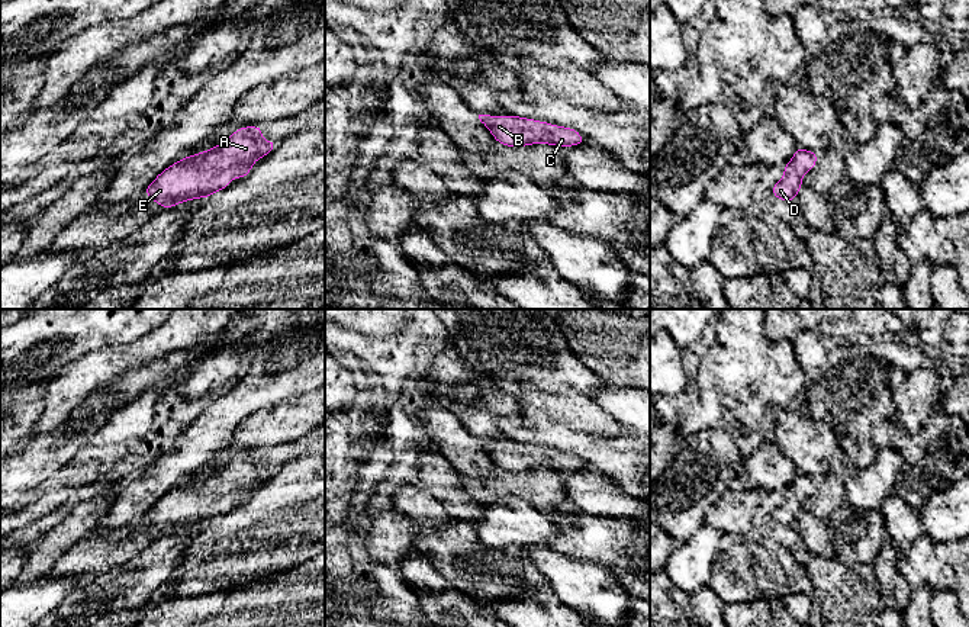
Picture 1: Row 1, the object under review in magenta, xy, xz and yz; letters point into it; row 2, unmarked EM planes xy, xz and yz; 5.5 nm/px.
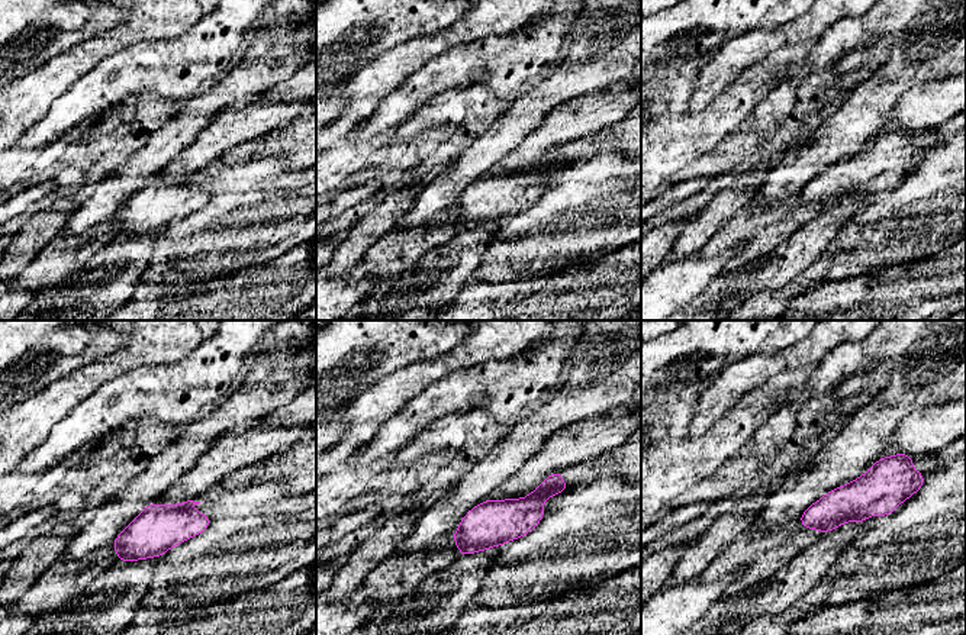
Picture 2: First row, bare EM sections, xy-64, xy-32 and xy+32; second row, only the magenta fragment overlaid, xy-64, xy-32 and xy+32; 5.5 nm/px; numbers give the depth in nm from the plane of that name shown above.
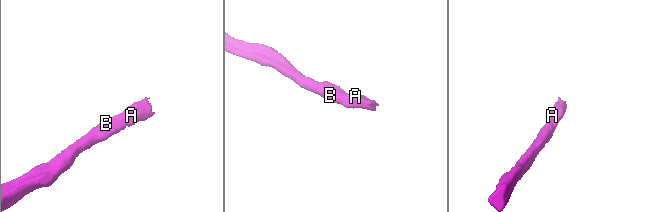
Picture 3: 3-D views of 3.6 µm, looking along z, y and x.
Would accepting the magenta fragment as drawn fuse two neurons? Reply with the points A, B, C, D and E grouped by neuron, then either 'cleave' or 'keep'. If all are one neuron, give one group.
A B C D E | keep

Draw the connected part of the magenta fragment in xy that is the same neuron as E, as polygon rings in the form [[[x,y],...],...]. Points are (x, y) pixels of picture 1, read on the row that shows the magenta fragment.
[[[264,126],[239,128],[219,145],[171,164],[147,186],[145,194],[170,209],[226,189],[232,179],[248,176],[252,164],[277,145],[276,141],[260,136],[263,129]]]

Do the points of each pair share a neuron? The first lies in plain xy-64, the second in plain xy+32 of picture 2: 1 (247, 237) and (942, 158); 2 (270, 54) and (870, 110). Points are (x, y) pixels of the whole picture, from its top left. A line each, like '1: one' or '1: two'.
1: one
2: one

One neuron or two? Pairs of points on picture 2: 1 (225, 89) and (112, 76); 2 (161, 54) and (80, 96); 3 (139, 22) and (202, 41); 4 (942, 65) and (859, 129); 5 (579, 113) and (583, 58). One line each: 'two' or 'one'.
1: two
2: one
3: two
4: one
5: two

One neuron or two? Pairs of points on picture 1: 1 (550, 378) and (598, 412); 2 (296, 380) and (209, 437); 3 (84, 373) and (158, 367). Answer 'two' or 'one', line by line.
1: two
2: one
3: two

